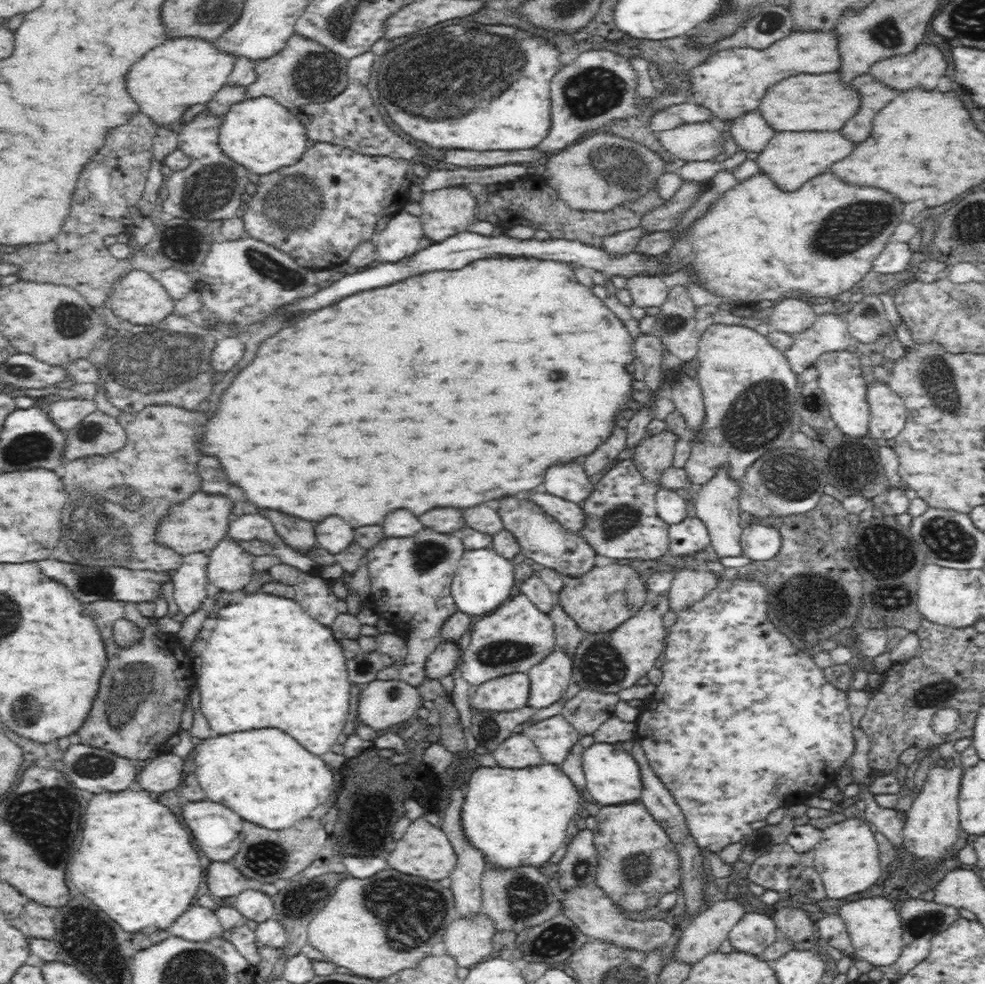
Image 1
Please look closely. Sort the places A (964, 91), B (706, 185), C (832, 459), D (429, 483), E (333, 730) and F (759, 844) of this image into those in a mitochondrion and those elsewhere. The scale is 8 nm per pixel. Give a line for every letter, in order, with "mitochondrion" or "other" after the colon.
A: other
B: other
C: mitochondrion
D: other
E: other
F: mitochondrion

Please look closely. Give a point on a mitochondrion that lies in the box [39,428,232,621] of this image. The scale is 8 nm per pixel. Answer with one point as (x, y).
(110, 532)

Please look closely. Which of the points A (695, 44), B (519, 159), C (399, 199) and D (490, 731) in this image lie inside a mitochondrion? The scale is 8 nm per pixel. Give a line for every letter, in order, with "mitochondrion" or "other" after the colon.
A: other
B: other
C: other
D: mitochondrion

